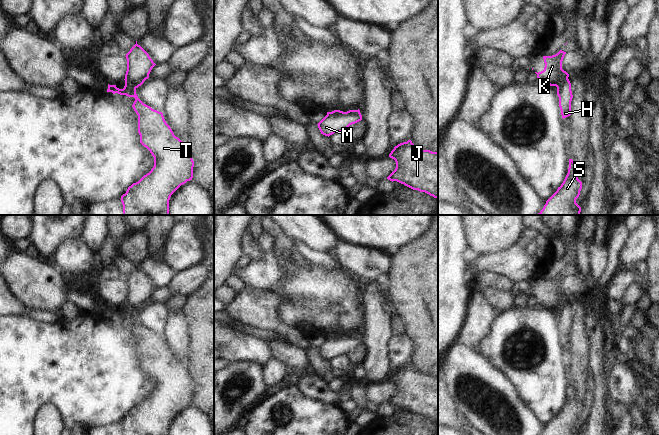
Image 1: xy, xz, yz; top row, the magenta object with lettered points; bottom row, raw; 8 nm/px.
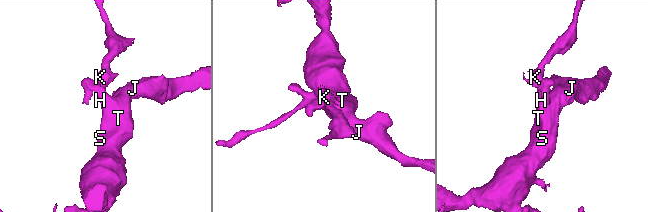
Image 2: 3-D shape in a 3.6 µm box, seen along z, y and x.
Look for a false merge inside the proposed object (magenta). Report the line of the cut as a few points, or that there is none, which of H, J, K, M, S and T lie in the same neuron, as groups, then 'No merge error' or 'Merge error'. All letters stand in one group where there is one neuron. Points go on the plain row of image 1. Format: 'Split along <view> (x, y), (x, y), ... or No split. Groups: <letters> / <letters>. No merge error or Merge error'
Split along xy (125, 309), (135, 313). Groups: H J M S T / K. Merge error

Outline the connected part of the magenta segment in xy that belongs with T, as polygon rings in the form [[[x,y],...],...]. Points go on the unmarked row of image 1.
[[[108,308],[107,316],[135,322],[132,331],[138,339],[140,367],[154,381],[154,390],[151,395],[138,406],[129,410],[126,417],[121,420],[123,435],[169,435],[171,419],[181,409],[193,402],[194,385],[187,370],[174,359],[172,353],[166,347],[162,336],[152,333],[138,322],[135,312],[124,310],[123,313],[119,313],[116,309]]]

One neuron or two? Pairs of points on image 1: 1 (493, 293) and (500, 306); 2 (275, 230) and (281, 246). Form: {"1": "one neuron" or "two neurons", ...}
{"1": "one neuron", "2": "one neuron"}

